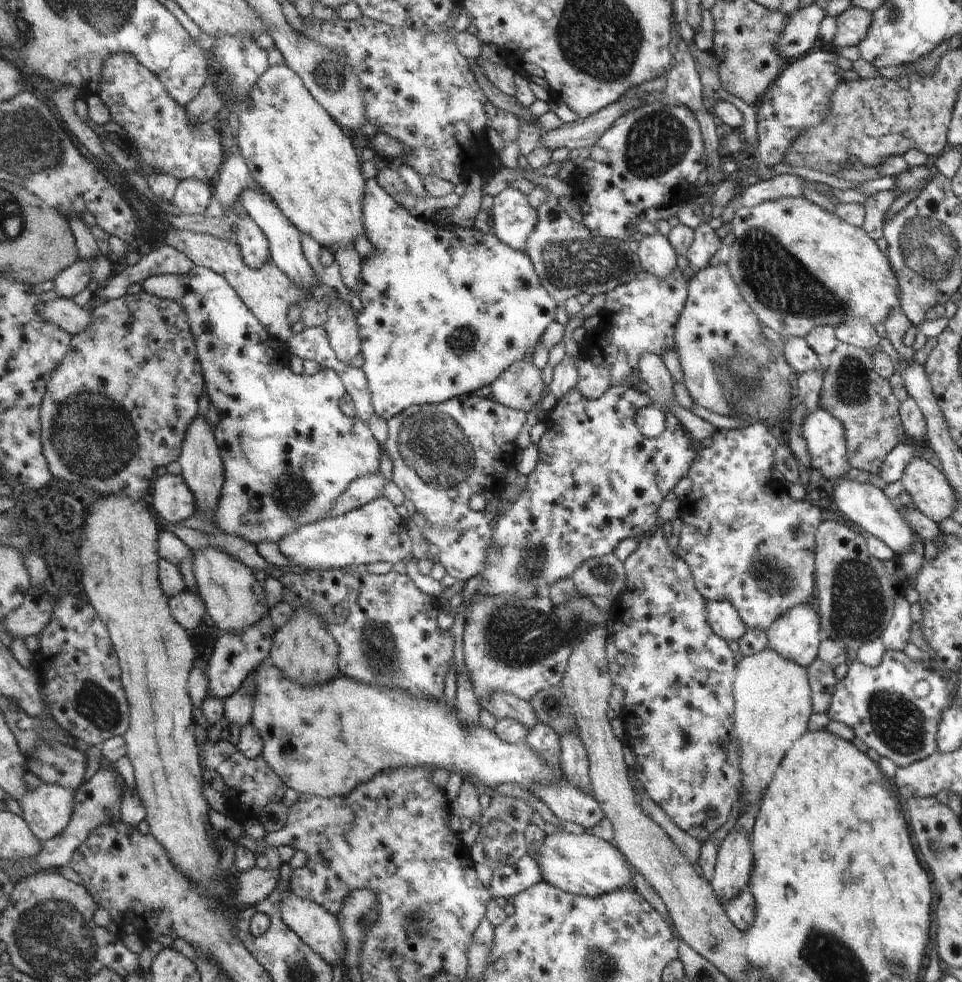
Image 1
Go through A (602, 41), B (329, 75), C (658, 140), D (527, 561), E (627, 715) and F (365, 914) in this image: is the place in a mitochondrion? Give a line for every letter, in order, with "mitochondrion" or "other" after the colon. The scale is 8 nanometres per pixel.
A: mitochondrion
B: mitochondrion
C: mitochondrion
D: mitochondrion
E: other
F: mitochondrion

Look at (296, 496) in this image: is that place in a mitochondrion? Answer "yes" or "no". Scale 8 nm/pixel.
yes

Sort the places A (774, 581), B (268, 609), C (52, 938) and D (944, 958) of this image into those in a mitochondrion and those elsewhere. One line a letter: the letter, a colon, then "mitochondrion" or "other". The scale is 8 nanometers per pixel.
A: mitochondrion
B: other
C: mitochondrion
D: other

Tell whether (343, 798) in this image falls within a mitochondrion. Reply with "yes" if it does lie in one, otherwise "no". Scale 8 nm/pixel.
no

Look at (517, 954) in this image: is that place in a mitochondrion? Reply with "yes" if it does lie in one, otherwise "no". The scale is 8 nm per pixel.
no

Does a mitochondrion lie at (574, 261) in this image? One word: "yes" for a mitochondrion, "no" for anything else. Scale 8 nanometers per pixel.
yes

